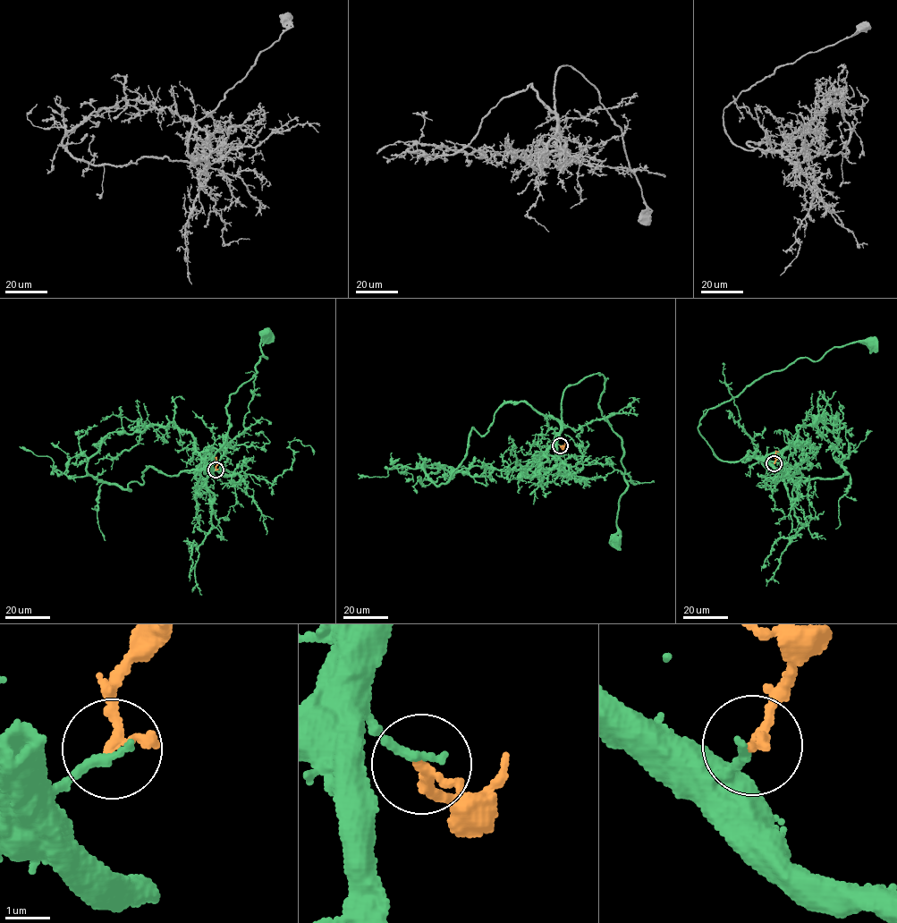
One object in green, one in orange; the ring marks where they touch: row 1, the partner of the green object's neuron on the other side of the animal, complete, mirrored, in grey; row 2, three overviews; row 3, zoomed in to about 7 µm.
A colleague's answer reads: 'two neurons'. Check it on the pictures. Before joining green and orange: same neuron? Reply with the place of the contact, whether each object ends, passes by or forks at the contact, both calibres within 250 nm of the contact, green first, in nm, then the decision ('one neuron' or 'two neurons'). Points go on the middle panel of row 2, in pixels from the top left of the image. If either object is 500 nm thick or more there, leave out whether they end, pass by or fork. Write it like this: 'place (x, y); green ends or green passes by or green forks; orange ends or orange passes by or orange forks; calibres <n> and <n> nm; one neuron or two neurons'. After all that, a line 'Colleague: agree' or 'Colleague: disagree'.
place (560, 445); green ends; orange ends; calibres 220 and 260 nm; one neuron
Colleague: disagree

